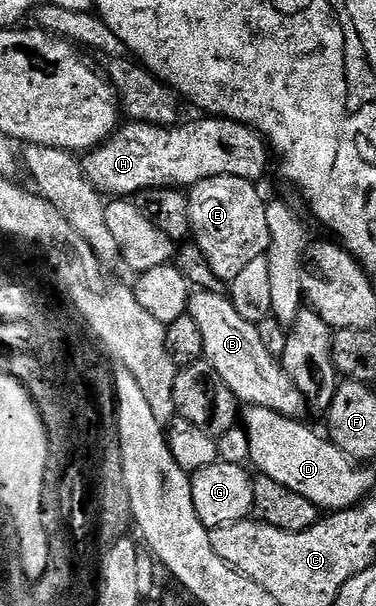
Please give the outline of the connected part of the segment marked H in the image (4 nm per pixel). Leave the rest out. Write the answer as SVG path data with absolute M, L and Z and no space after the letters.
M205 116L202 119L202 122L182 121L171 127L147 126L144 122L134 121L118 125L106 142L84 155L83 165L90 184L105 196L132 196L140 190L150 190L156 186L192 188L195 184L215 176L235 176L239 180L260 183L260 178L269 170L269 158L271 162L269 143L263 135L258 130L252 130L230 118Z

